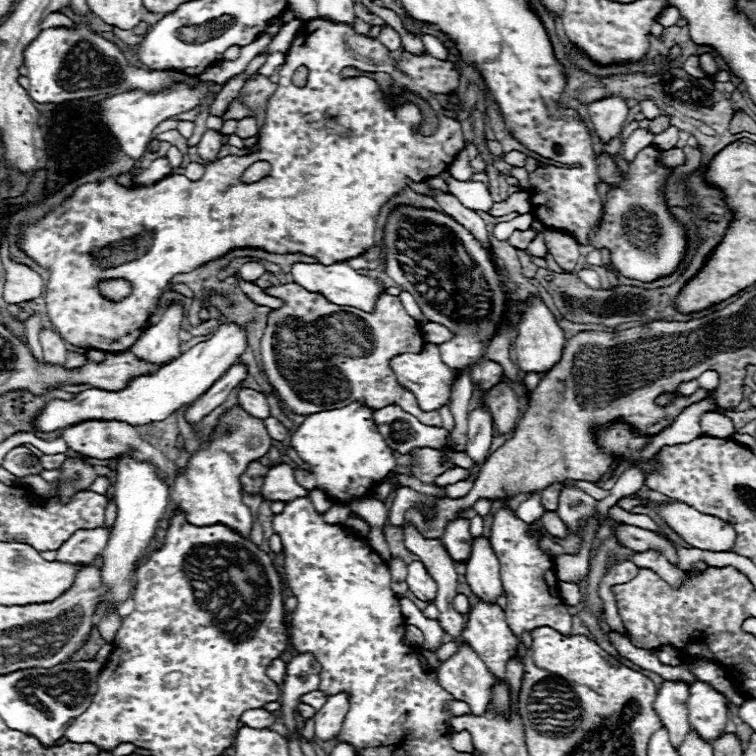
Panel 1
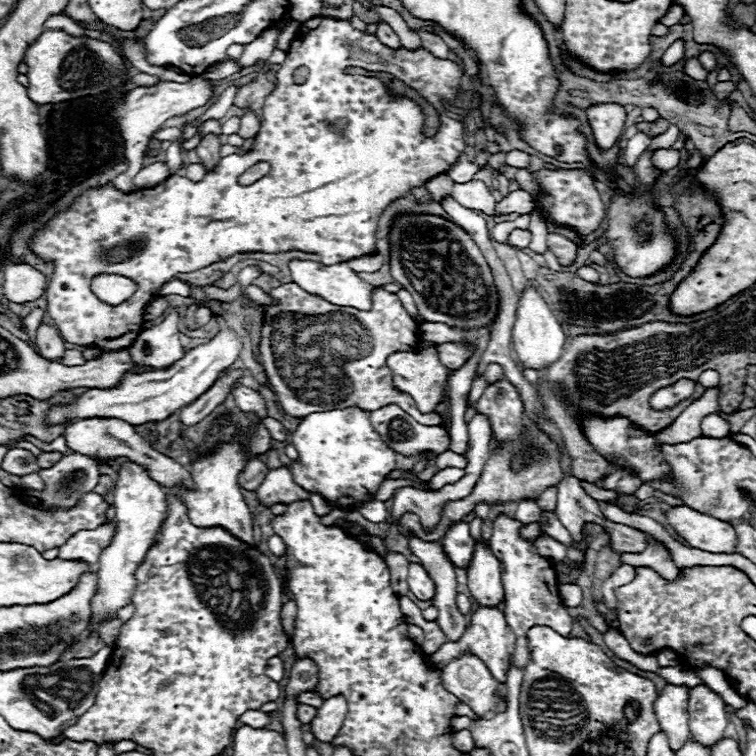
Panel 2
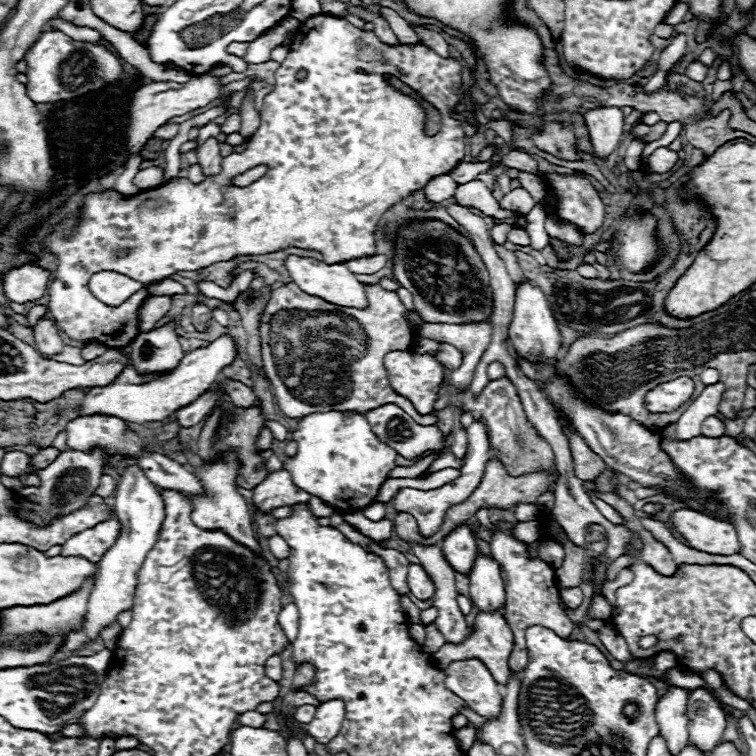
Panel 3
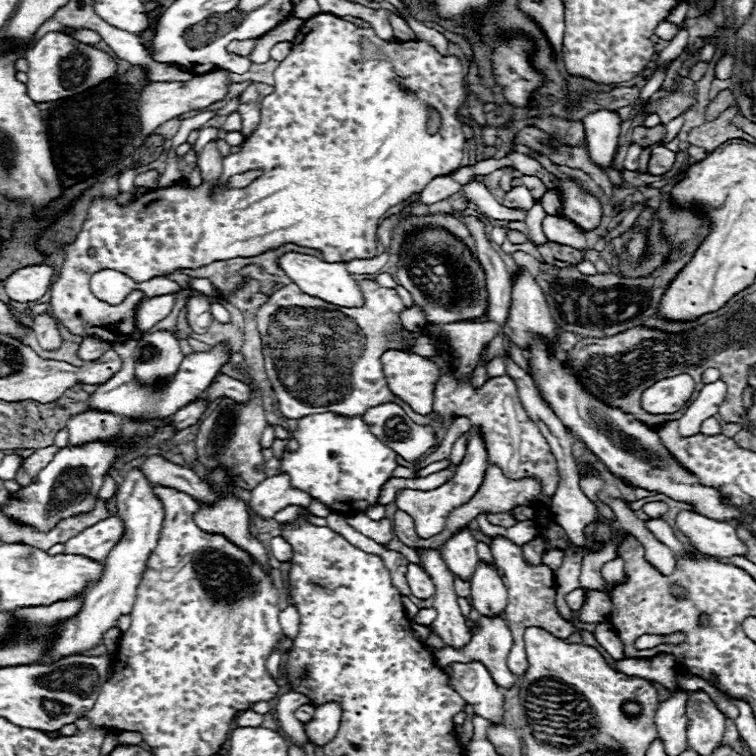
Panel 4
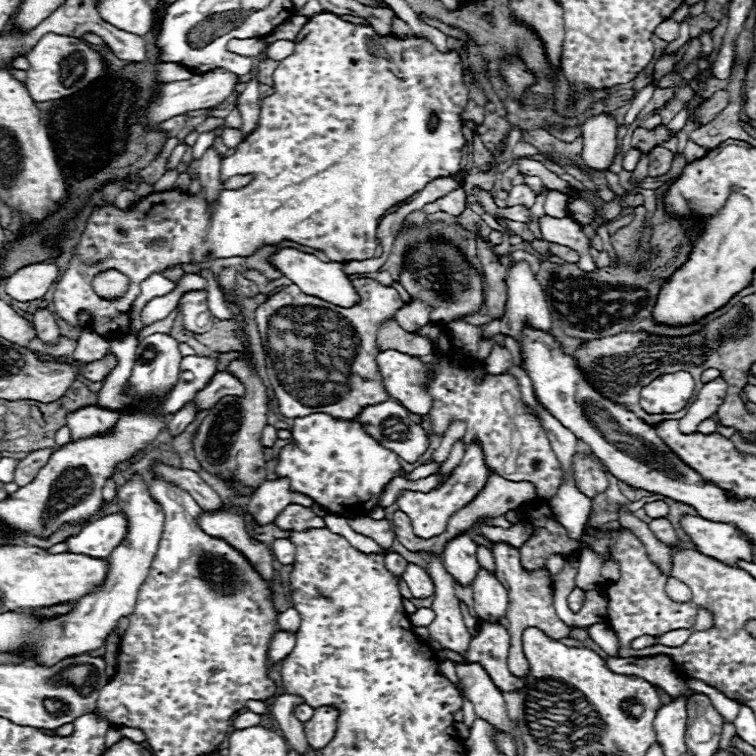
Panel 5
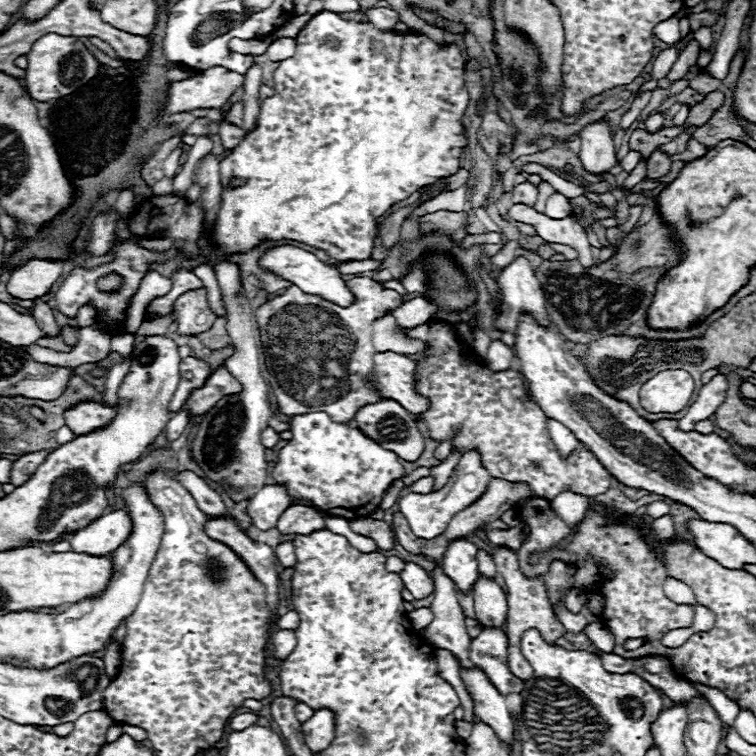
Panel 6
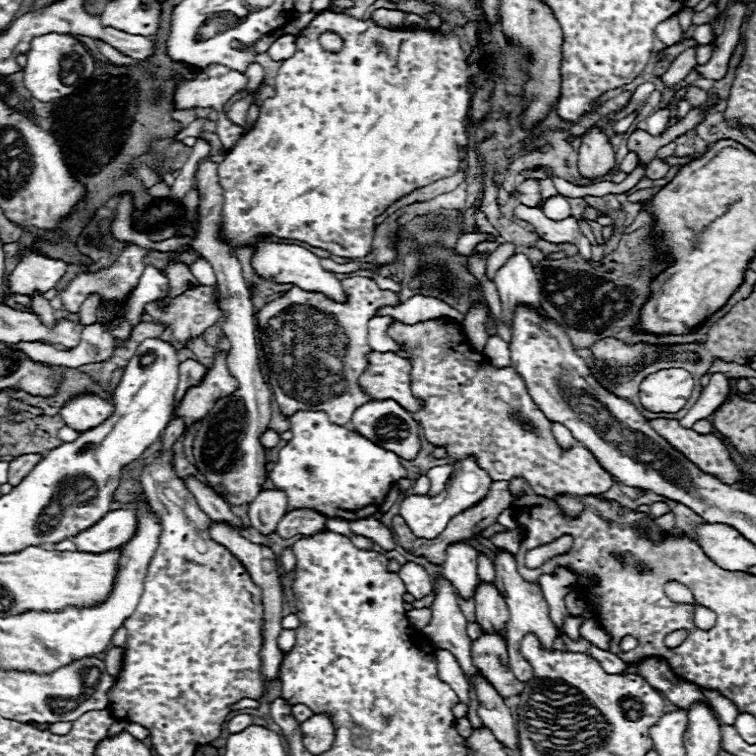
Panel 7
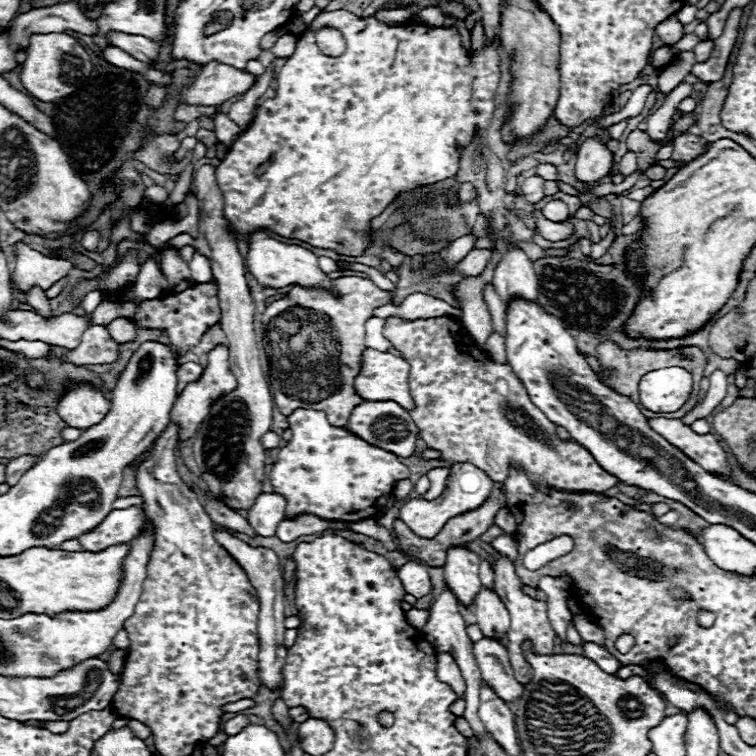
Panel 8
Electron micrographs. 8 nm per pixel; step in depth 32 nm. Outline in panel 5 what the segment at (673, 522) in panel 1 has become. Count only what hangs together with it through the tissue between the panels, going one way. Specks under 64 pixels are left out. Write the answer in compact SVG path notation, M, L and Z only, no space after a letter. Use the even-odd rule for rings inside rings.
M684 516L682 528L702 554L726 566L736 566L738 560L754 562L754 546L742 538L732 524L712 522L700 516Z

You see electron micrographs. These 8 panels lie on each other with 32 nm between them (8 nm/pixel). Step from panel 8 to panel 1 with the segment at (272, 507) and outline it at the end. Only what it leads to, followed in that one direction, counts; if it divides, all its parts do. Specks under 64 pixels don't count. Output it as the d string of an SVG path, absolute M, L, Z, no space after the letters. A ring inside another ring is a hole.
M278 464L268 470L260 496L270 502L290 502L294 498L308 496L308 492L296 482L294 470L288 464Z

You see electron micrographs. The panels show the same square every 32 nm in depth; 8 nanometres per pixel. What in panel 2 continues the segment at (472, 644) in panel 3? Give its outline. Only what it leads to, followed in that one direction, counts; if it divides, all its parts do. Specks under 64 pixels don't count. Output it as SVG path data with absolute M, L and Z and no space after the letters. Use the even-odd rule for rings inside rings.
M478 608L474 614L472 614L472 624L468 626L466 634L462 636L460 642L456 644L444 644L440 648L440 652L436 652L432 658L436 662L436 668L440 668L446 660L450 658L458 658L466 652L478 656L492 672L492 676L498 680L498 682L506 682L506 674L508 674L508 662L510 662L510 656L514 652L514 644L516 644L516 638L510 630L510 626L506 624L504 620L504 614L498 610L498 608Z

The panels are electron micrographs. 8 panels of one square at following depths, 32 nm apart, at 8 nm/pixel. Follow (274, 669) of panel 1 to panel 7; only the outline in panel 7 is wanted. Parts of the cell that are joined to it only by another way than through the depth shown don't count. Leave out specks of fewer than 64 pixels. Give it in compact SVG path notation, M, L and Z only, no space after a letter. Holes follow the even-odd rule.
M284 630L284 632L280 634L280 638L278 638L278 646L280 646L284 652L288 652L294 644L296 644L296 632L294 632L294 630Z

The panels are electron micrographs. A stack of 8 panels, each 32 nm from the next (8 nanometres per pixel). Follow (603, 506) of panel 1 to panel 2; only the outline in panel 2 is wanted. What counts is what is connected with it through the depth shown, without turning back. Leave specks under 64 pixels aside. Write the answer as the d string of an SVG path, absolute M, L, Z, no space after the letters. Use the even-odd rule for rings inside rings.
M626 474L626 476L618 482L616 492L618 492L618 494L620 494L620 492L636 492L640 486L642 486L642 482L640 482L638 478L632 478L630 474Z

